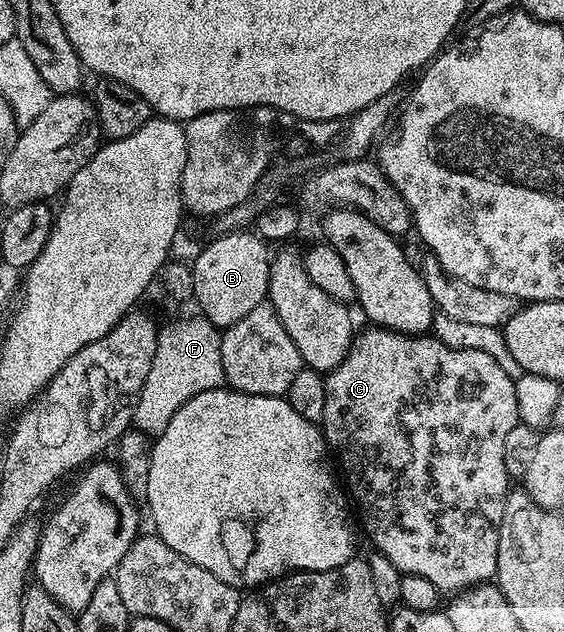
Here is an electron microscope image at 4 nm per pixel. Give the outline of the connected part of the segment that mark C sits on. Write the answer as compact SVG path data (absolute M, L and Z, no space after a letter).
M365 326L362 332L360 329L354 335L353 344L340 366L325 376L325 389L327 402L323 406L320 427L325 433L326 445L335 453L336 459L337 456L341 459L348 495L355 508L357 503L361 511L361 524L373 543L372 547L391 558L391 562L403 574L419 574L419 578L435 582L442 594L460 594L466 588L492 581L497 575L499 529L503 522L505 500L511 491L509 472L505 469L505 443L521 420L519 402L515 398L515 382L504 372L503 366L499 366L491 354L483 354L483 350L452 348L432 334L408 336L402 332L392 332L390 328Z

